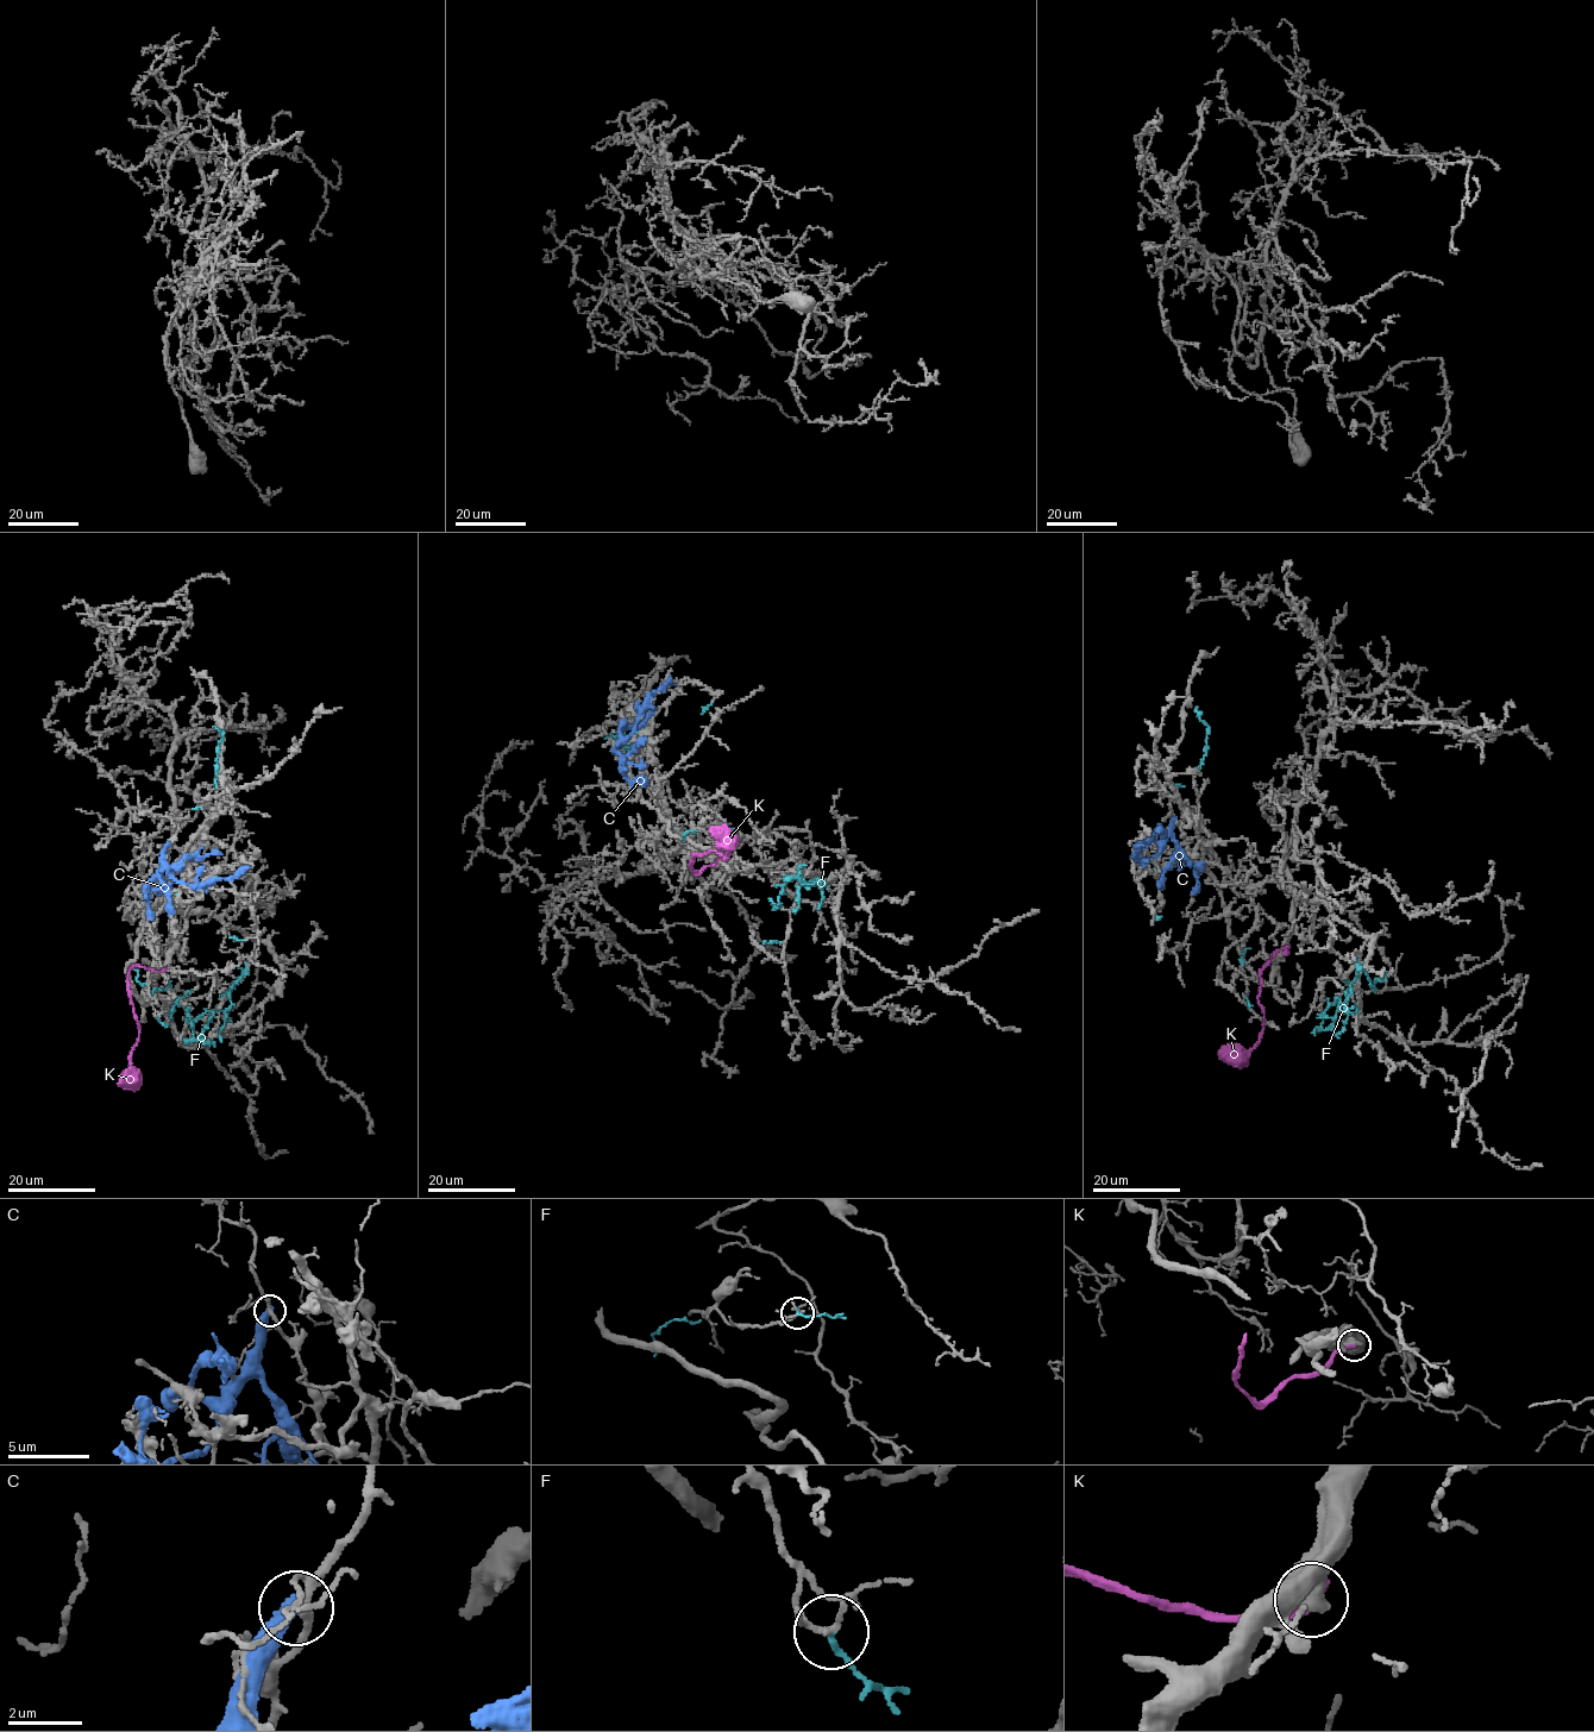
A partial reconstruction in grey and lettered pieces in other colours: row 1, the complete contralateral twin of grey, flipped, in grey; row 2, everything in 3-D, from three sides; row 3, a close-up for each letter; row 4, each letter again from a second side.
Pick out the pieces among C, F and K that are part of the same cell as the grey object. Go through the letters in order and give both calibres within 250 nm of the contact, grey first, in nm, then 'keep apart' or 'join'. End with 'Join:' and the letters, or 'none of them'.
C: 180 nm thick on the grey side, 440 nm on the other; keep apart
F: 130 nm thick on the grey side, 140 nm on the other; keep apart
K: 600 nm thick on the grey side, 320 nm on the other; keep apart
Join: none of them

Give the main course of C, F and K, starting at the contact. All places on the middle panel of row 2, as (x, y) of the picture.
C: (615, 750), (633, 732), (637, 719), (654, 692), (676, 684)
F: (722, 828), (794, 877), (774, 885), (696, 830), (683, 834), (622, 744), (625, 733), (637, 742), (604, 738)
K: (723, 857), (698, 873), (694, 872), (691, 864), (696, 854), (713, 851), (728, 859), (729, 851), (710, 829)

